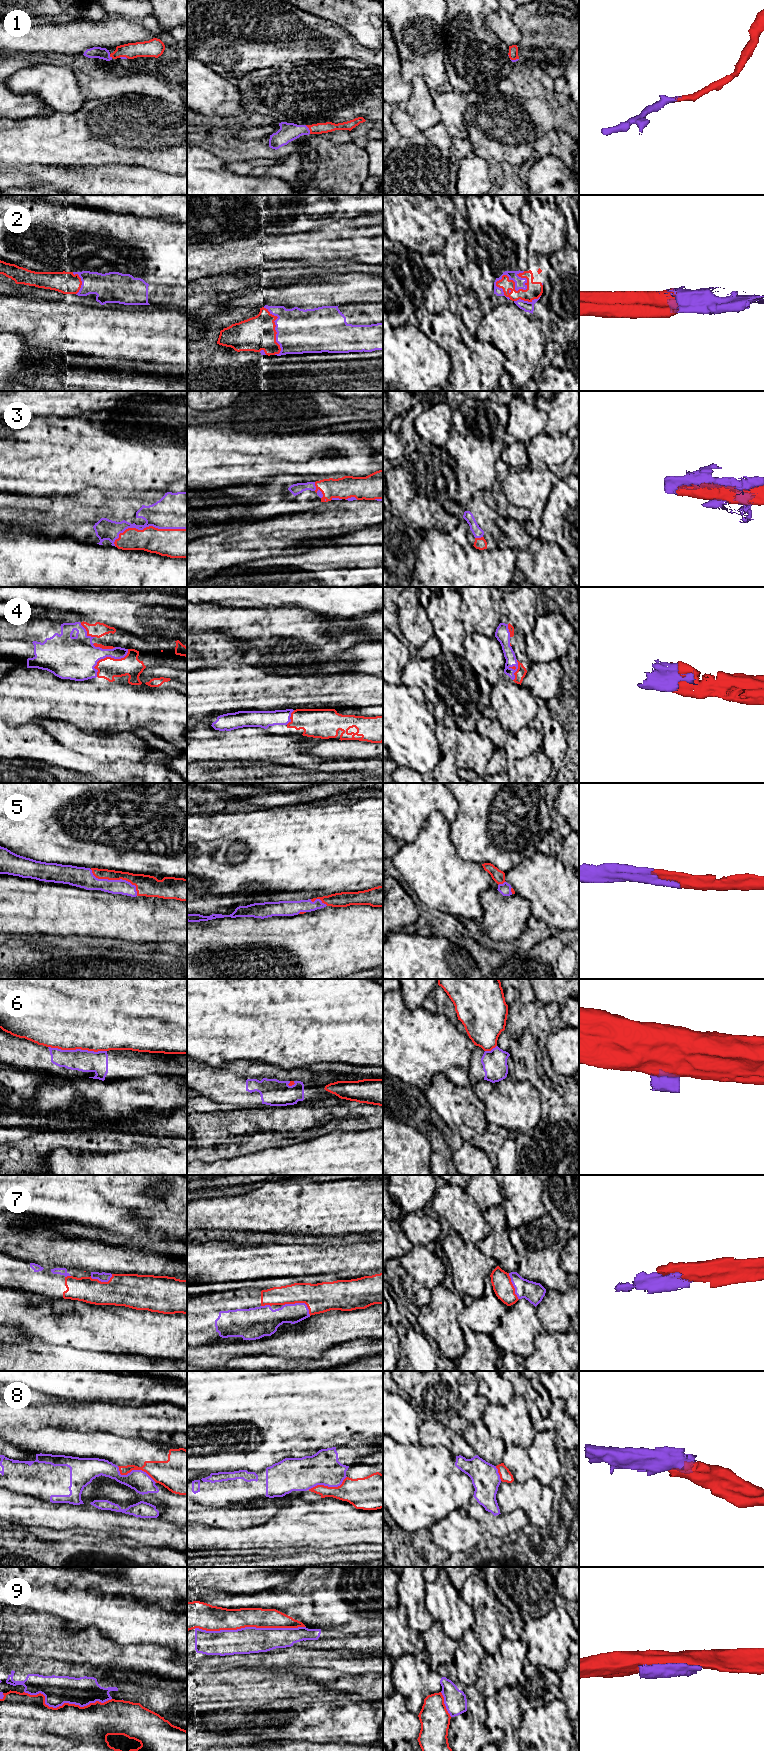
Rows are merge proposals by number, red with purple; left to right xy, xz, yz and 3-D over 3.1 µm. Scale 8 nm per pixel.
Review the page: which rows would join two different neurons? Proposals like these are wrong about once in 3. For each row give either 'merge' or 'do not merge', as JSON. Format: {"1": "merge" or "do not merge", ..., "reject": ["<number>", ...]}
{"1": "merge", "2": "merge", "3": "merge", "4": "merge", "5": "merge", "6": "do not merge", "7": "merge", "8": "do not merge", "9": "do not merge", "reject": ["6", "8", "9"]}

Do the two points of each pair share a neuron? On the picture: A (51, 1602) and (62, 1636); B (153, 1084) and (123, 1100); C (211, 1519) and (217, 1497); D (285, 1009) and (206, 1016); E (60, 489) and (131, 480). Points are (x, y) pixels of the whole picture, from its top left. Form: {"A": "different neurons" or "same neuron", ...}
{"A": "different neurons", "B": "same neuron", "C": "different neurons", "D": "same neuron", "E": "same neuron"}

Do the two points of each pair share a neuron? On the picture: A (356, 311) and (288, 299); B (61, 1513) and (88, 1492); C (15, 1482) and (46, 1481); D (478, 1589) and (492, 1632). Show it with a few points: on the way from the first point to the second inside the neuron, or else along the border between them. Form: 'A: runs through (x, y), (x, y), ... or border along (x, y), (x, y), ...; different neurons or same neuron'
A: border along (362, 302), (339, 305); different neurons
B: border along (84, 1503), (89, 1504); different neurons
C: runs through (23, 1481), (38, 1481); same neuron
D: runs through (485, 1600), (488, 1603), (488, 1621); same neuron

